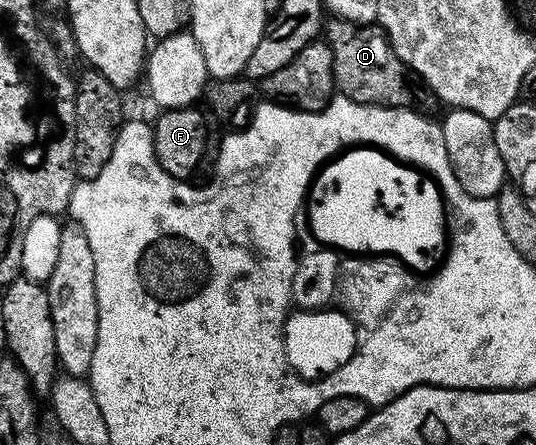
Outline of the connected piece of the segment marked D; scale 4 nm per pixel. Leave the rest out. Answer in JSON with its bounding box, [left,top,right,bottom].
[323,16,439,115]

